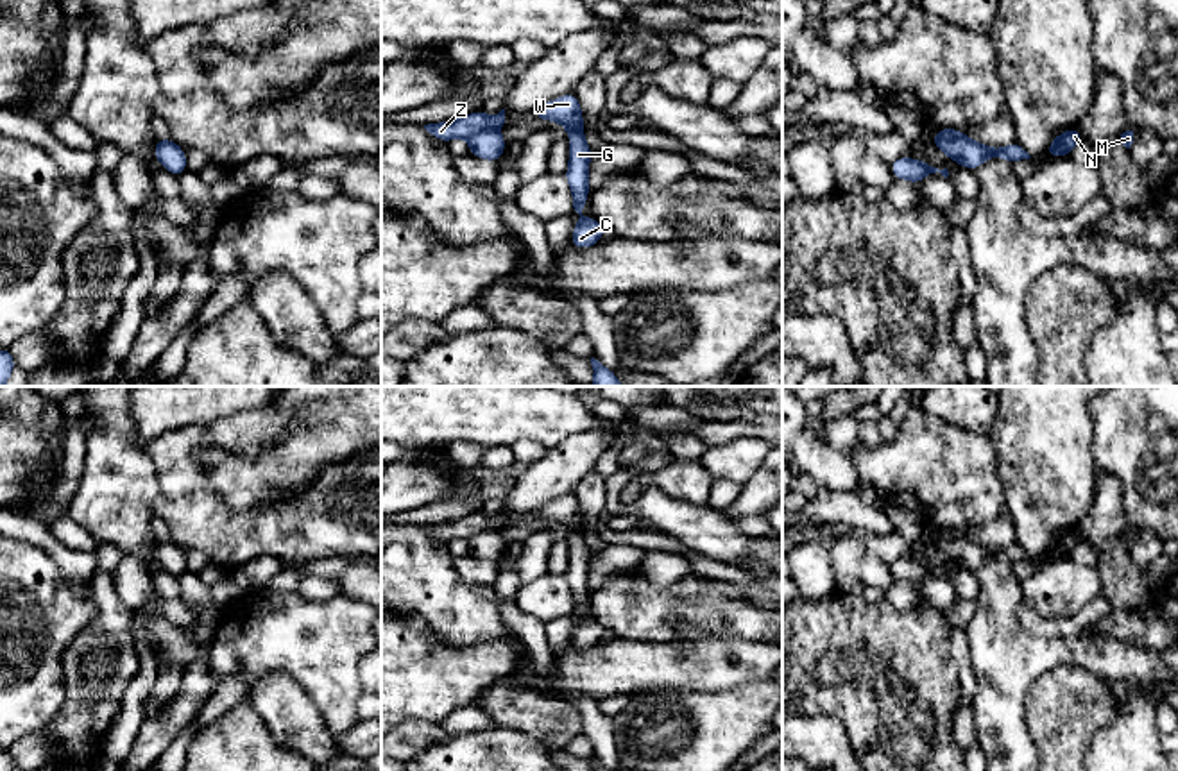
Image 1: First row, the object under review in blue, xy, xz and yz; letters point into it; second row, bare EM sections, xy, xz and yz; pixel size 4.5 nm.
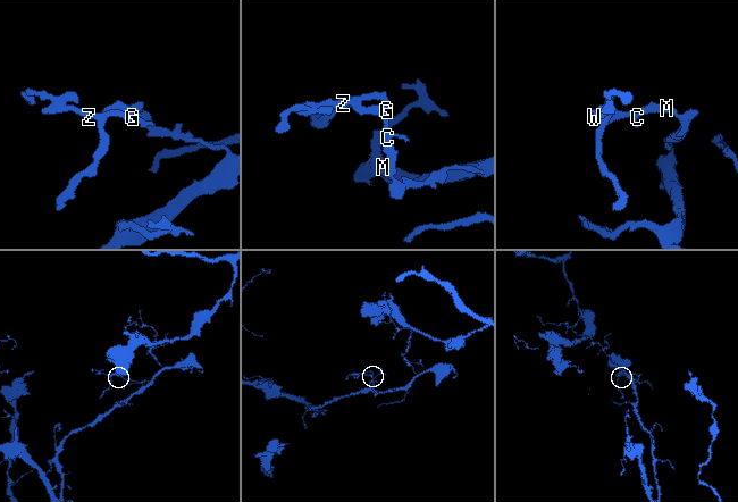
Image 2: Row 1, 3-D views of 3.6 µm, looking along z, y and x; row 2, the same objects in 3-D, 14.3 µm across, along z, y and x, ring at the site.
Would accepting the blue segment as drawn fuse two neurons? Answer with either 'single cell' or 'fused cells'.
single cell

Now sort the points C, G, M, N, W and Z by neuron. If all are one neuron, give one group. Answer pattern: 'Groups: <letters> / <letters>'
Groups: C G M N W Z

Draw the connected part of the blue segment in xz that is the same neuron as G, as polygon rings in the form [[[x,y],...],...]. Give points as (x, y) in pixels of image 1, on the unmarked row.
[[[568,494],[560,499],[546,503],[534,513],[534,521],[553,521],[560,522],[571,540],[569,547],[569,569],[564,578],[573,592],[573,608],[569,615],[578,617],[585,606],[589,587],[587,571],[593,553],[584,538],[584,517],[580,515],[580,503],[575,494]]]

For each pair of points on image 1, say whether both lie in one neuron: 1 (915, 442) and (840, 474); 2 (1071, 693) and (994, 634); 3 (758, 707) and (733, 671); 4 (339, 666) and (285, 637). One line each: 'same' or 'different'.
1: different
2: different
3: different
4: same

